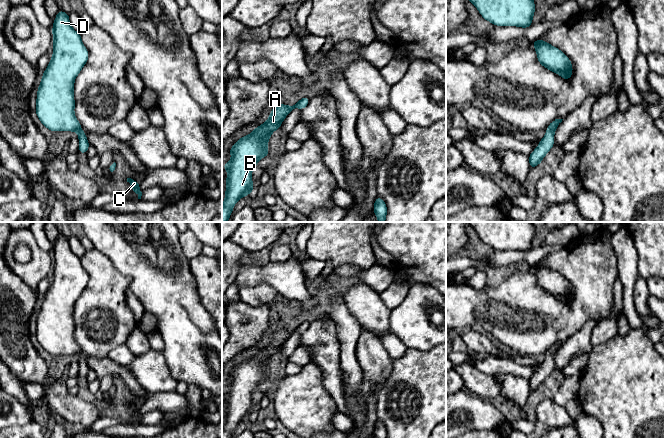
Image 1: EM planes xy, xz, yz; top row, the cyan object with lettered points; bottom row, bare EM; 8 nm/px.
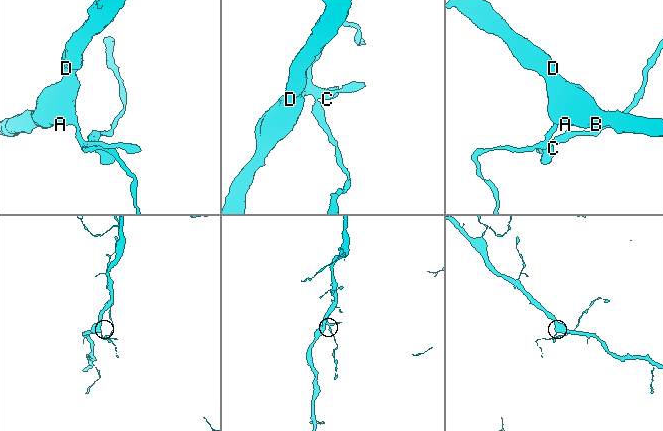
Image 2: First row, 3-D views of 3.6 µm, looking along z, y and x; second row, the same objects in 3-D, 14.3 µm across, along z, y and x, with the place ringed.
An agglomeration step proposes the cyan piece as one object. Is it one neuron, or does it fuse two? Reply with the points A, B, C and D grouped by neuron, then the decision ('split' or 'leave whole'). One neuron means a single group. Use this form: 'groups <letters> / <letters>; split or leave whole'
groups A B C D; leave whole

